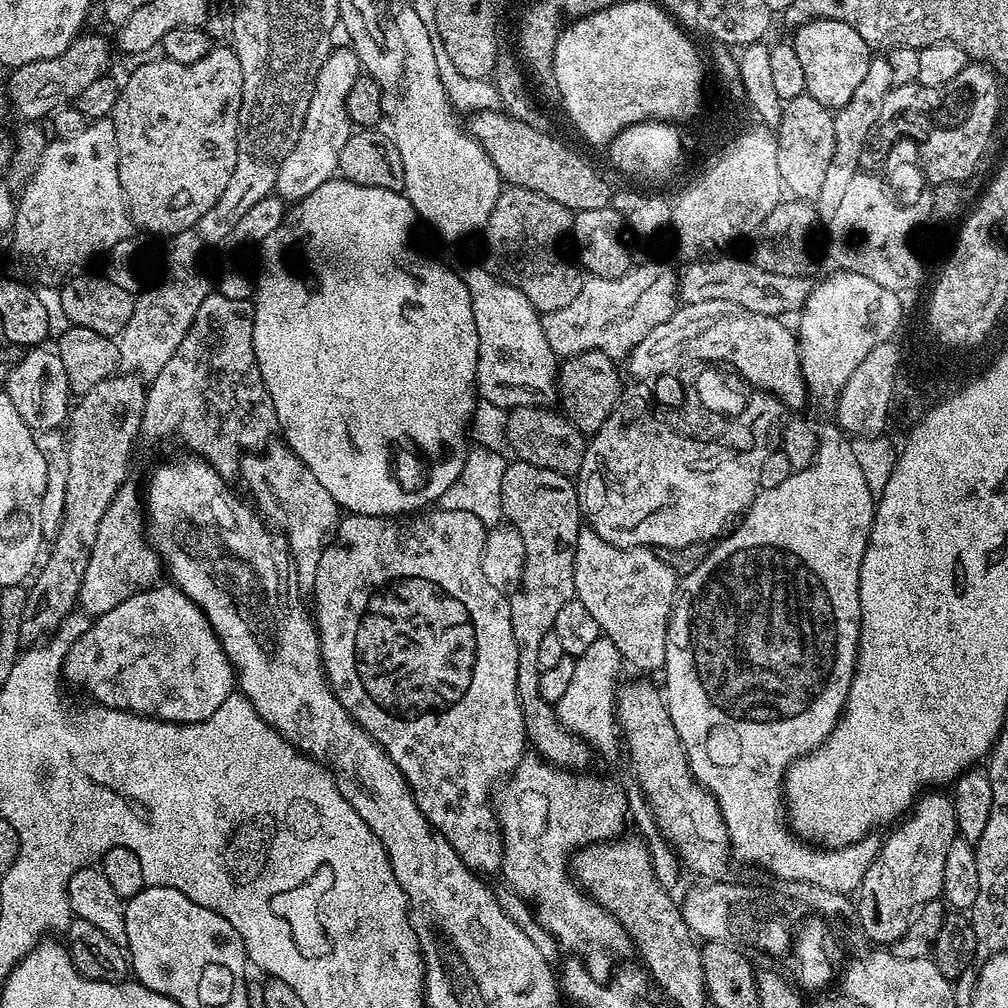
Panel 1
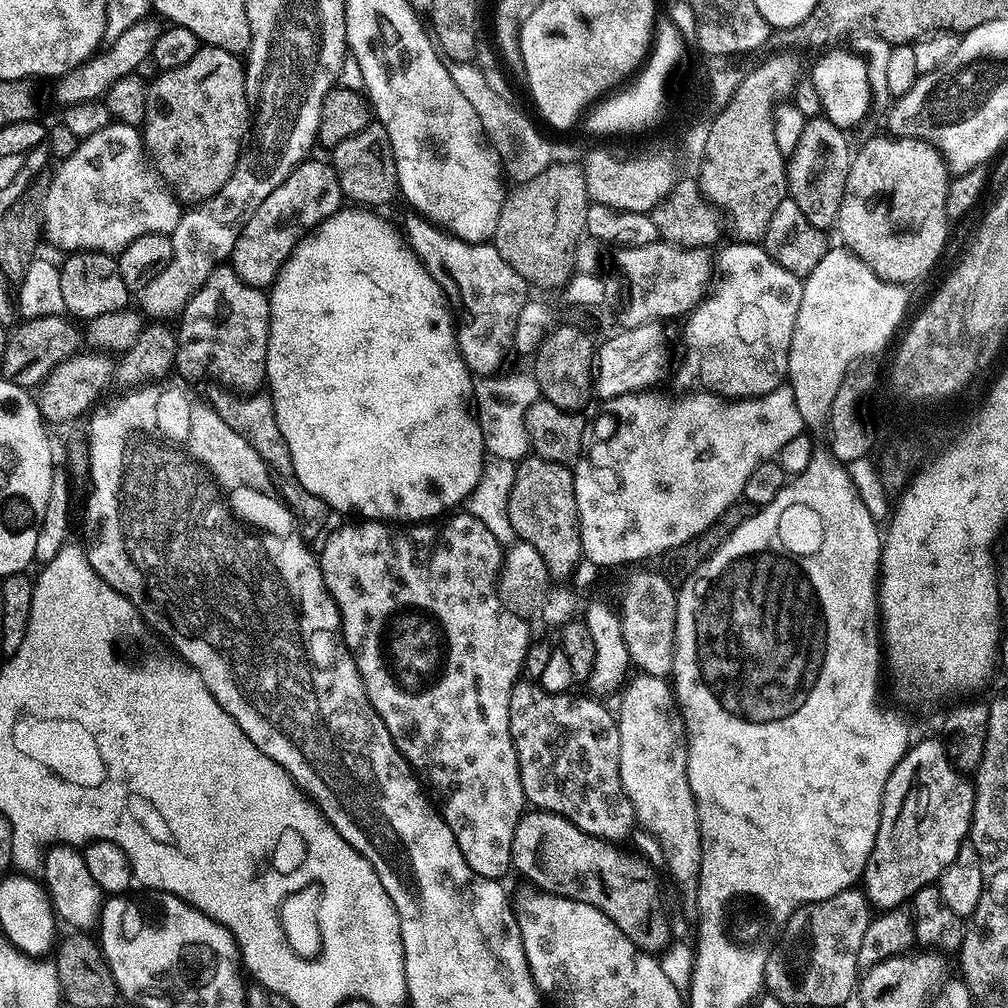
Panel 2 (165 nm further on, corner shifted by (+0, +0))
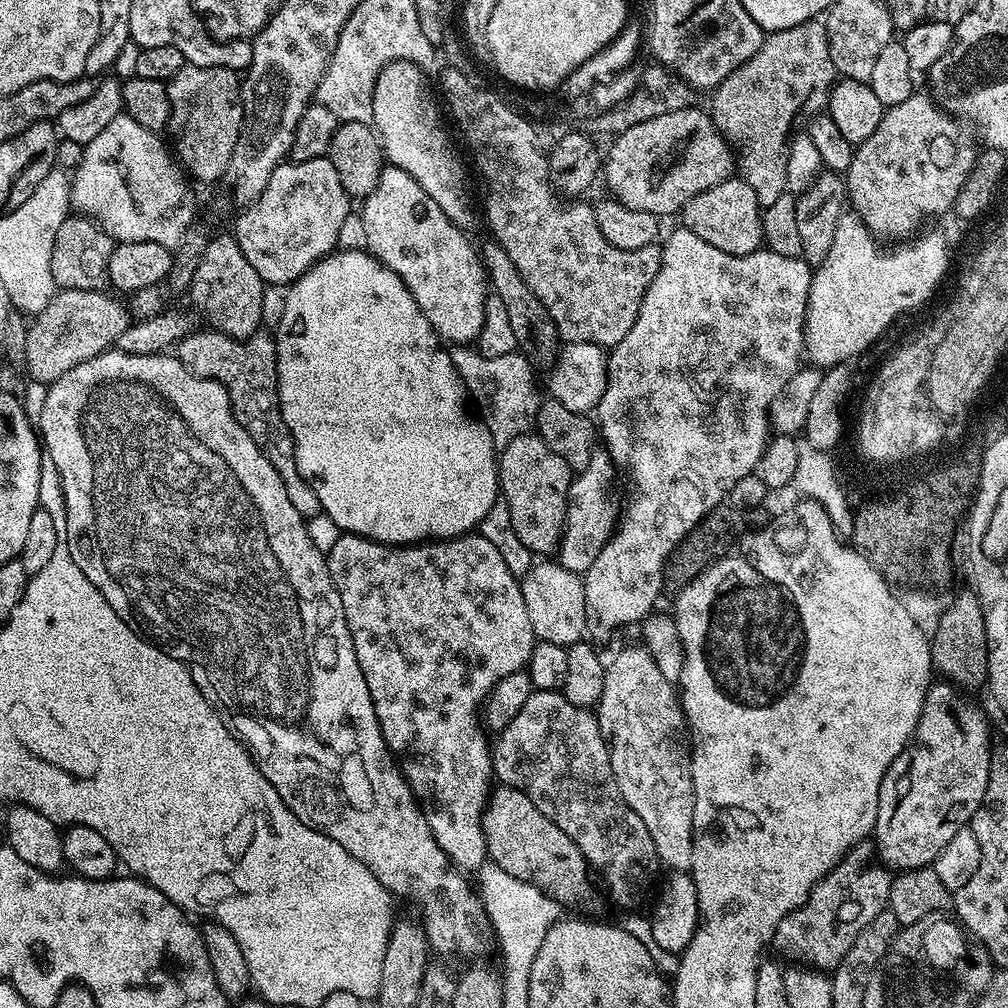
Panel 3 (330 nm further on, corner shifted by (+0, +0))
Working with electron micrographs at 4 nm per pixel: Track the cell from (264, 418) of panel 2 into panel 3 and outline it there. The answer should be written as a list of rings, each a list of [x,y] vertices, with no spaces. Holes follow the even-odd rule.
[[[215,330],[193,331],[192,335],[175,345],[174,355],[177,360],[188,367],[195,376],[204,376],[208,380],[216,380],[228,392],[232,403],[232,412],[236,416],[246,434],[262,450],[262,454],[278,470],[282,482],[286,486],[286,494],[290,494],[290,502],[294,502],[294,510],[305,518],[321,515],[318,494],[310,490],[308,483],[298,474],[298,466],[294,458],[294,438],[282,418],[280,399],[276,393],[276,341],[267,331],[261,330],[247,340],[235,340],[224,332]]]

